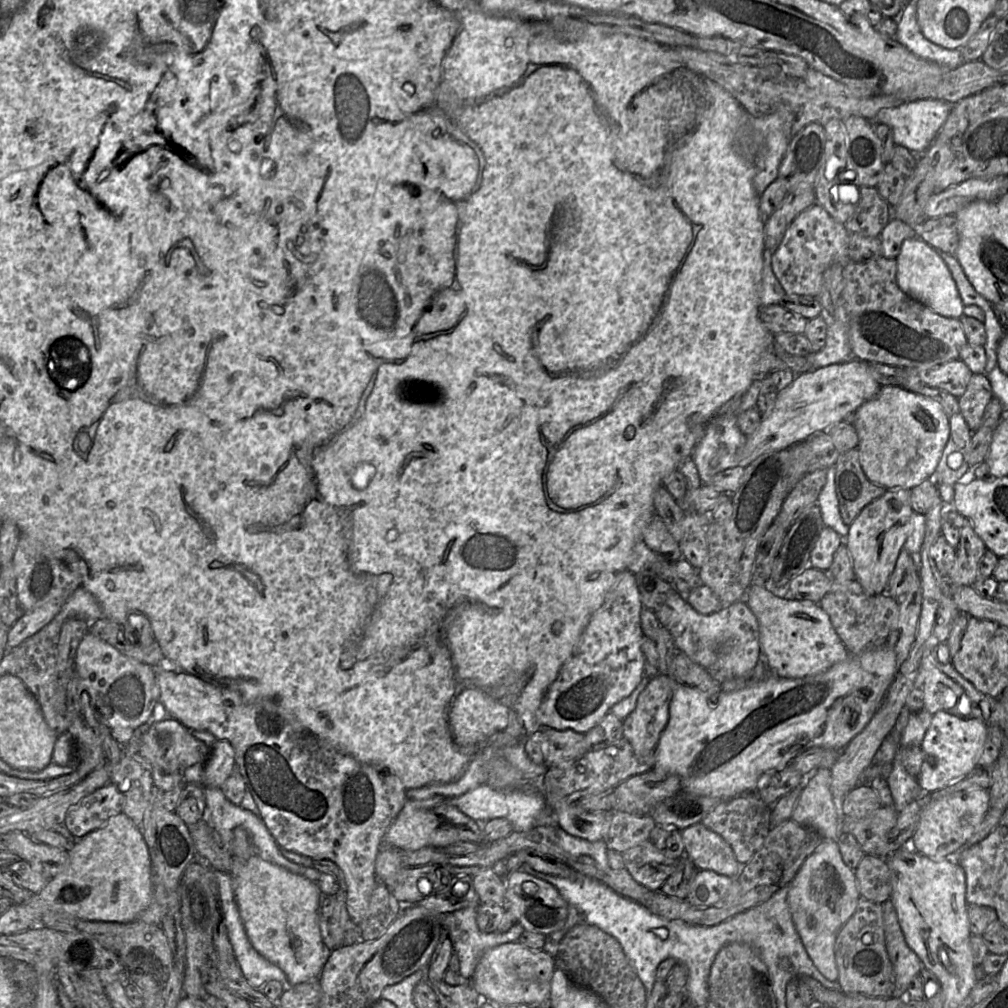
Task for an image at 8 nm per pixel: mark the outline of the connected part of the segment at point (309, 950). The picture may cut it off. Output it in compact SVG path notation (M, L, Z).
M254 855L244 859L237 873L231 875L233 892L248 939L265 959L278 966L286 975L287 986L319 978L328 958L319 929L319 907L322 895L318 882Z

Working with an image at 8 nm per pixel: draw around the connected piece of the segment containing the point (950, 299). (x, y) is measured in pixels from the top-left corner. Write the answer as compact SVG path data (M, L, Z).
M920 237L906 239L897 258L897 282L910 297L947 318L959 319L964 305L951 272L939 252Z

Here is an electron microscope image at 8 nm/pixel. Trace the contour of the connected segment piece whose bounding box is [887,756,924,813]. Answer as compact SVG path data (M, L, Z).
M897 756L891 765L887 782L893 798L893 807L898 813L924 795L917 779L908 774Z

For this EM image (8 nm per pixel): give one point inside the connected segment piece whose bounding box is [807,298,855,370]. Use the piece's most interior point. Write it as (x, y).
(837, 349)

